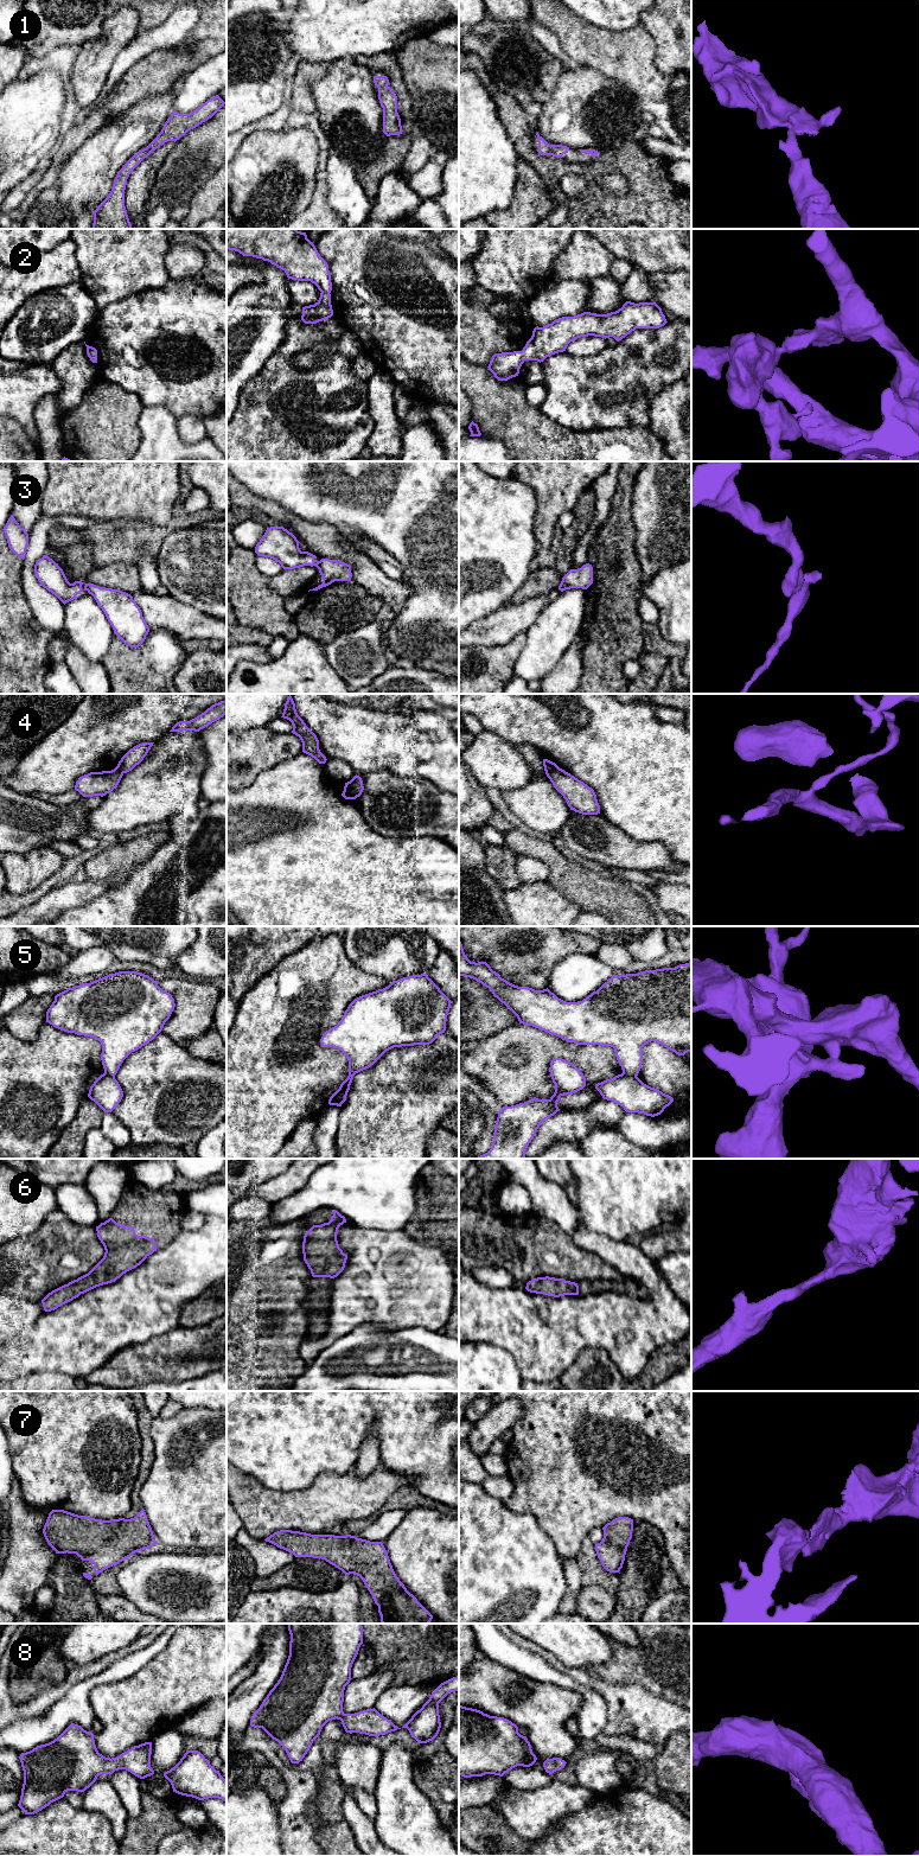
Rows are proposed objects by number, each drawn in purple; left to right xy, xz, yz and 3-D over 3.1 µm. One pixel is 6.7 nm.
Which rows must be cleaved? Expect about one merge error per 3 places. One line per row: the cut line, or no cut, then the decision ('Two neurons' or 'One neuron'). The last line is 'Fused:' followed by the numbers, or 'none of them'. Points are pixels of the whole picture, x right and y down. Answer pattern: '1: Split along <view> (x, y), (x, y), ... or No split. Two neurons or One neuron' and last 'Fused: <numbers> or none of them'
1: No split. One neuron
2: No split. One neuron
3: Split along xz (319, 561), (317, 567). Two neurons
4: Split along xz (349, 782), (356, 797). Two neurons
5: Split along yz (621, 1073), (636, 1076). Two neurons
6: No split. One neuron
7: No split. One neuron
8: No split. One neuron
Fused: 3, 4, 5

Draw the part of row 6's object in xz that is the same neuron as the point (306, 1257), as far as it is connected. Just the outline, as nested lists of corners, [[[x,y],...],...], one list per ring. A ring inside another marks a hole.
[[[332,1210],[328,1223],[313,1225],[304,1236],[304,1261],[313,1277],[337,1277],[345,1268],[347,1255],[339,1248],[337,1233],[346,1223],[344,1216]]]

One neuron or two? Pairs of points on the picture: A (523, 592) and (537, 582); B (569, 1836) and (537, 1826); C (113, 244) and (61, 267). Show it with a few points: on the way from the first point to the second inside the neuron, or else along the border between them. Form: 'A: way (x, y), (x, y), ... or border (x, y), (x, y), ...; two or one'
A: way (527, 592), (534, 586); one
B: border (572, 1815), (560, 1818), (543, 1836), (533, 1842); two
C: border (72, 241), (81, 280); two

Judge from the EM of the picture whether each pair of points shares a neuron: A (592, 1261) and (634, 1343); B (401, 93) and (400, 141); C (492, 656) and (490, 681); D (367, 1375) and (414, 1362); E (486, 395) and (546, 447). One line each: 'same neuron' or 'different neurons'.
A: different neurons
B: same neuron
C: same neuron
D: same neuron
E: same neuron

